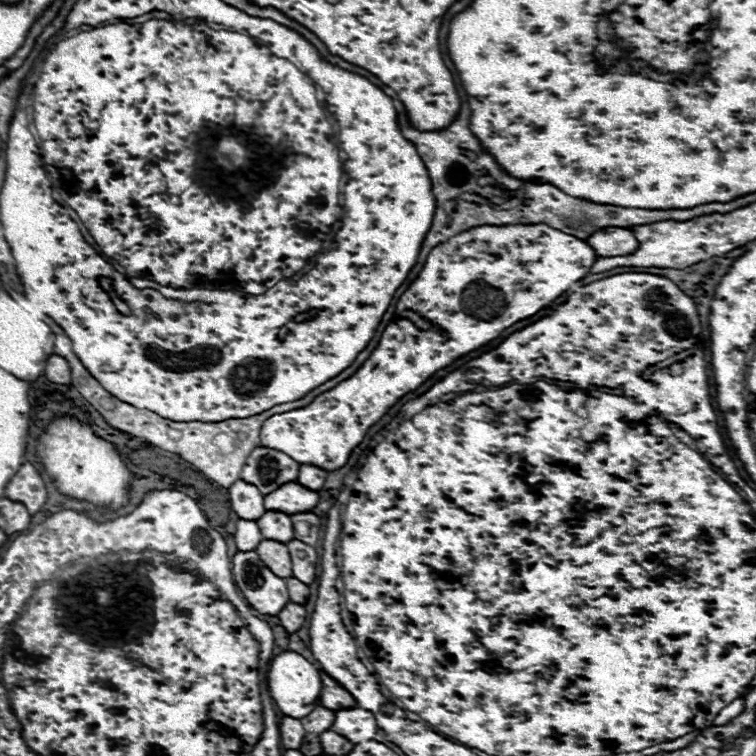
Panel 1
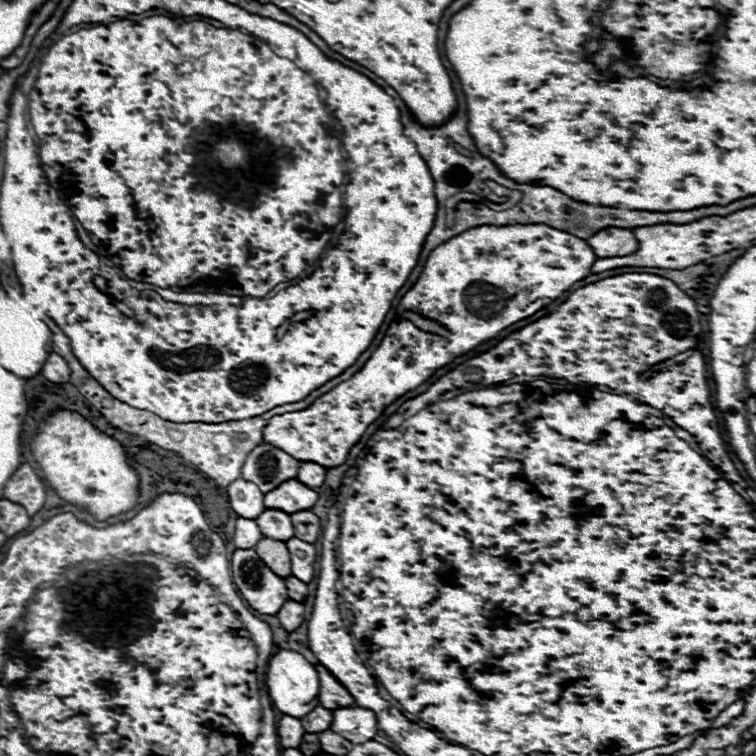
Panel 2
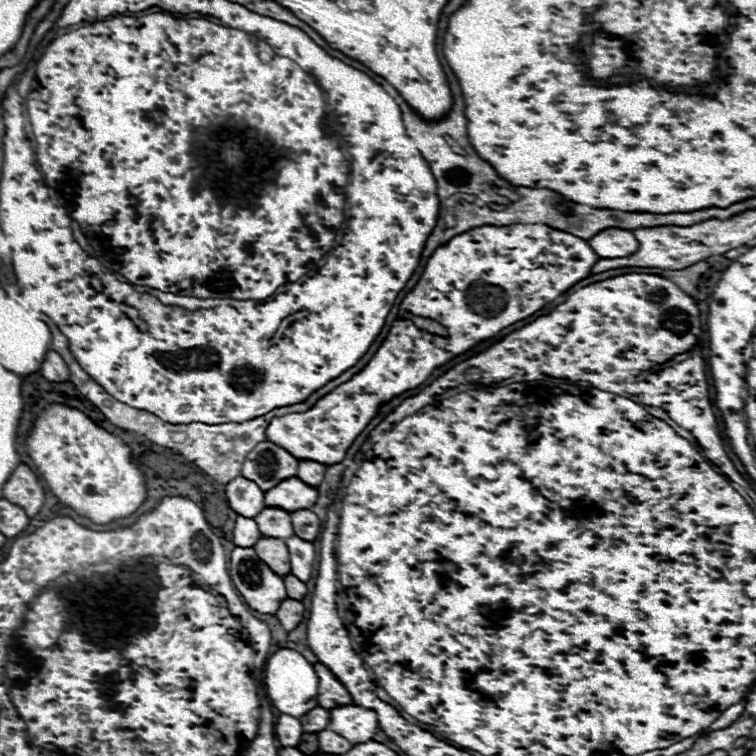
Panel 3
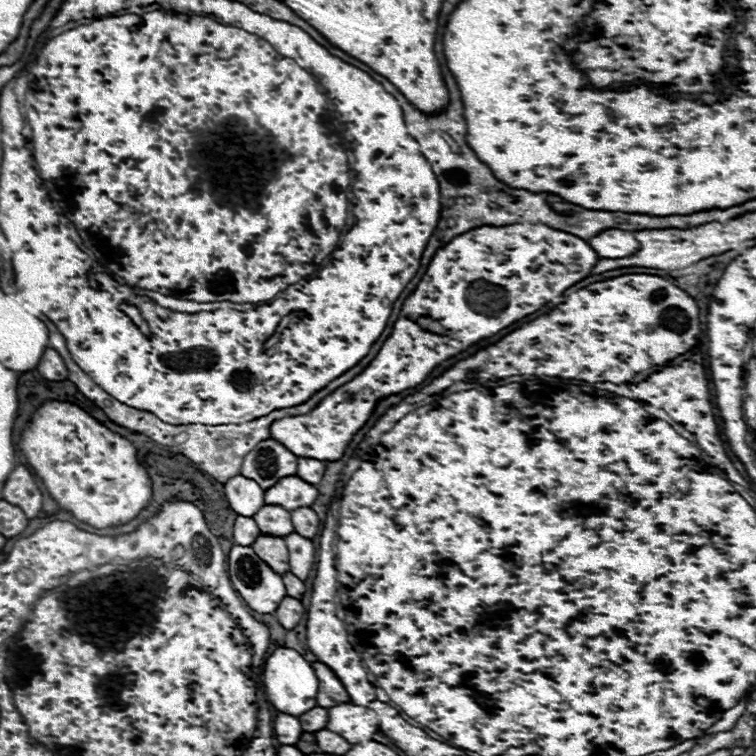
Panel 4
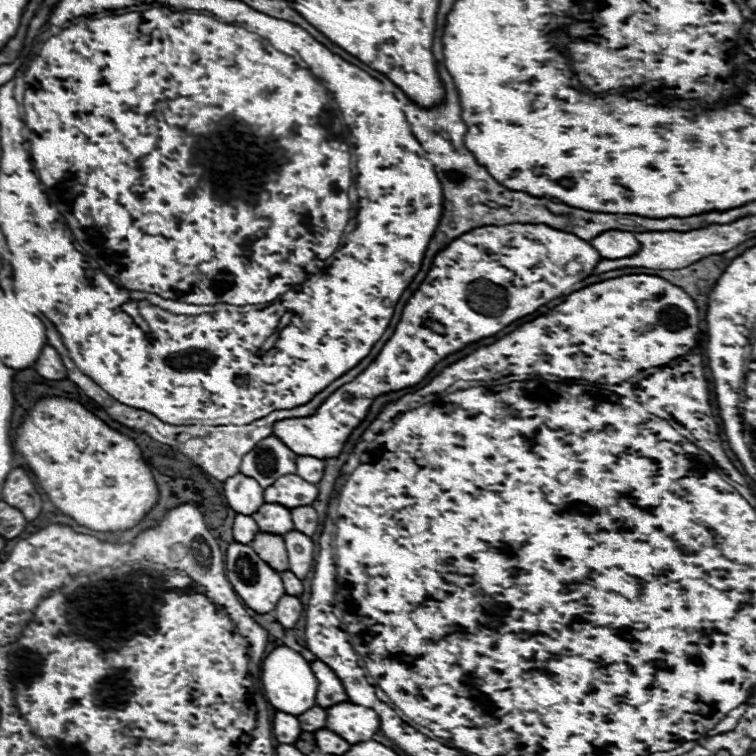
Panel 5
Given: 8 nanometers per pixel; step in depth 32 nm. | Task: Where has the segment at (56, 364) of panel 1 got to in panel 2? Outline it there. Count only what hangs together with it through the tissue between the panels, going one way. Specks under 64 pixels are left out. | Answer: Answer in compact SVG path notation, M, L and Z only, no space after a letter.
M50 352L50 358L46 358L42 374L44 374L44 378L48 378L50 382L56 382L56 384L70 382L70 368L68 368L66 360L62 360L62 356L58 356L54 352Z

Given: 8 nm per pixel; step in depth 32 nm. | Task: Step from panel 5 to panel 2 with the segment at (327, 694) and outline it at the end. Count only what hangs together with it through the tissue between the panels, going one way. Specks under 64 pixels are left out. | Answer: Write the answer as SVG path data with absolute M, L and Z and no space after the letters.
M320 664L316 666L316 670L318 670L318 676L320 676L320 694L318 694L320 706L330 708L330 710L346 708L346 706L356 706L354 698L348 694L348 690L344 686L340 686L332 678L332 674L328 674Z

